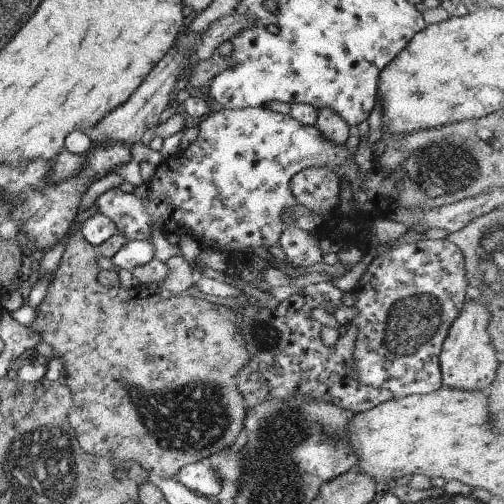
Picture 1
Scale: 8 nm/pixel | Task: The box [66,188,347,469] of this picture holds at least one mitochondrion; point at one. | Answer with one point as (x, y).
(206, 418)

